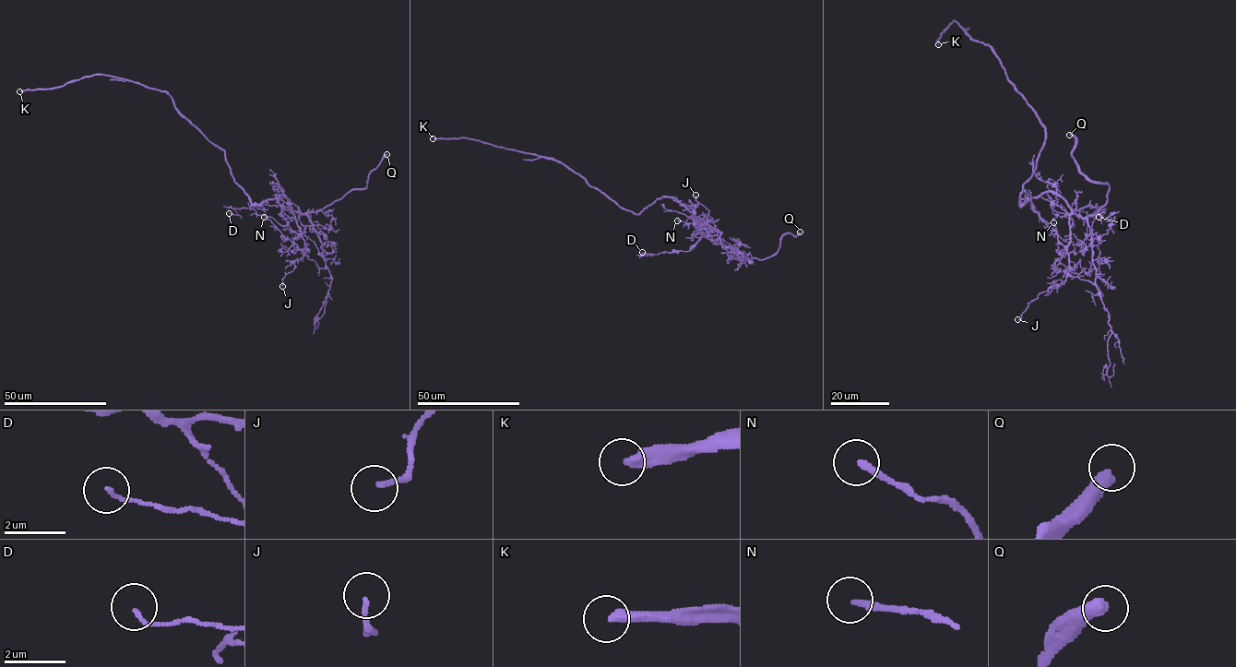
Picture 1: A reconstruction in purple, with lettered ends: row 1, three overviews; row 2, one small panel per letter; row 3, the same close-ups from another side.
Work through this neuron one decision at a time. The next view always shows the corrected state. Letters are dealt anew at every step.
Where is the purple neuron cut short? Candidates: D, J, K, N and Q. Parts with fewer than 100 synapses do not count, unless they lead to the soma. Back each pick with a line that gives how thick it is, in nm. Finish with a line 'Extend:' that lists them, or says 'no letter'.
K: calibre 360 nm
Q: calibre 440 nm
Extend: K, Q

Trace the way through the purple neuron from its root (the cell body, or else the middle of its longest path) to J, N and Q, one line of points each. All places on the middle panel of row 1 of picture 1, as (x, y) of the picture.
J: (644, 209), (657, 199), (671, 196), (698, 220), (704, 232), (719, 231), (707, 224), (709, 210), (695, 195)
N: (644, 209), (657, 199), (671, 196), (698, 220), (704, 232), (714, 231), (677, 220)
Q: (644, 209), (657, 199), (671, 196), (698, 220), (704, 233), (748, 258), (772, 256), (783, 235), (800, 232)

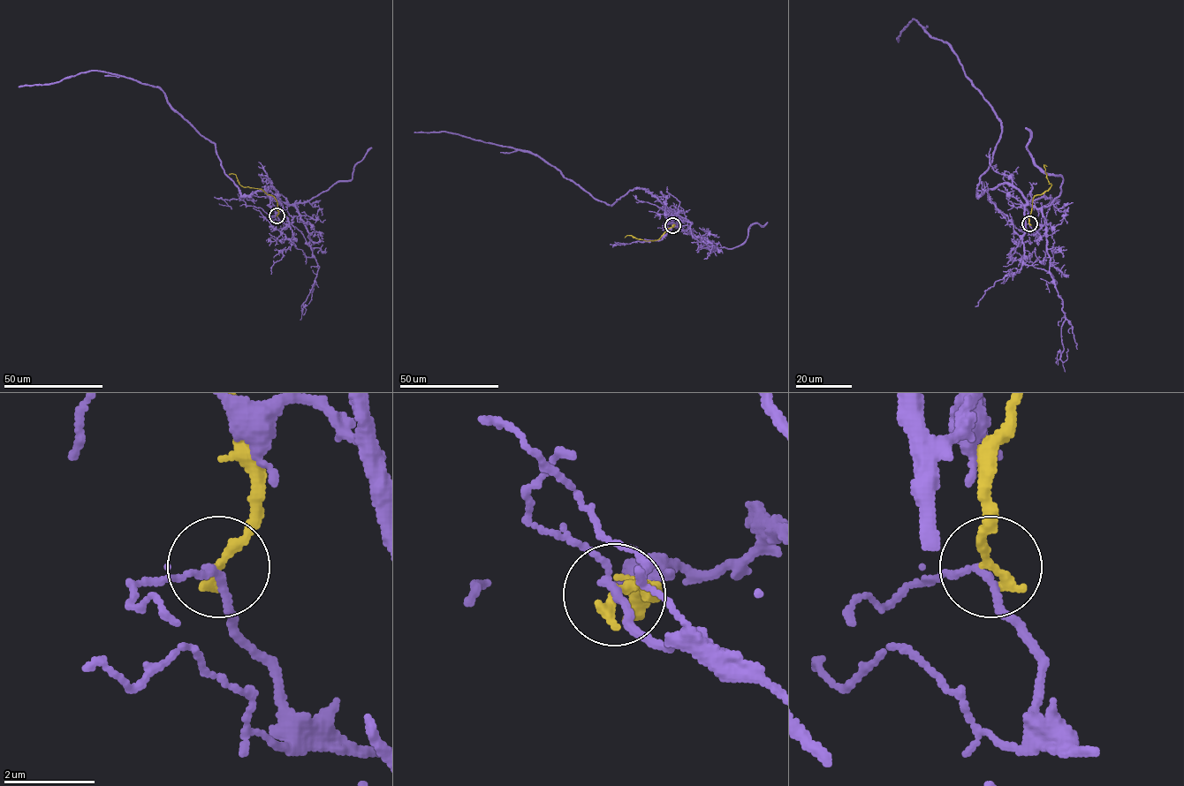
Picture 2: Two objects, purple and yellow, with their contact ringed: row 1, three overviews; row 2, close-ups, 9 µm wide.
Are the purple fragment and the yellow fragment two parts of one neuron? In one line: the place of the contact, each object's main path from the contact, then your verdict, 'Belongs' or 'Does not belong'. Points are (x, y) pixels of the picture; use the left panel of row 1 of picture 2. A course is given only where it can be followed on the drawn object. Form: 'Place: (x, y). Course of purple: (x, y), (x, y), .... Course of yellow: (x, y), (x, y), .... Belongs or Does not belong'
Place: (277, 215). Course of purple: (277, 215), (290, 224), (299, 212), (271, 186), (242, 195), (216, 145), (157, 87), (94, 71), (18, 86). Course of yellow: (277, 215), (277, 203), (271, 195), (256, 188), (243, 187), (235, 174), (229, 175). Does not belong

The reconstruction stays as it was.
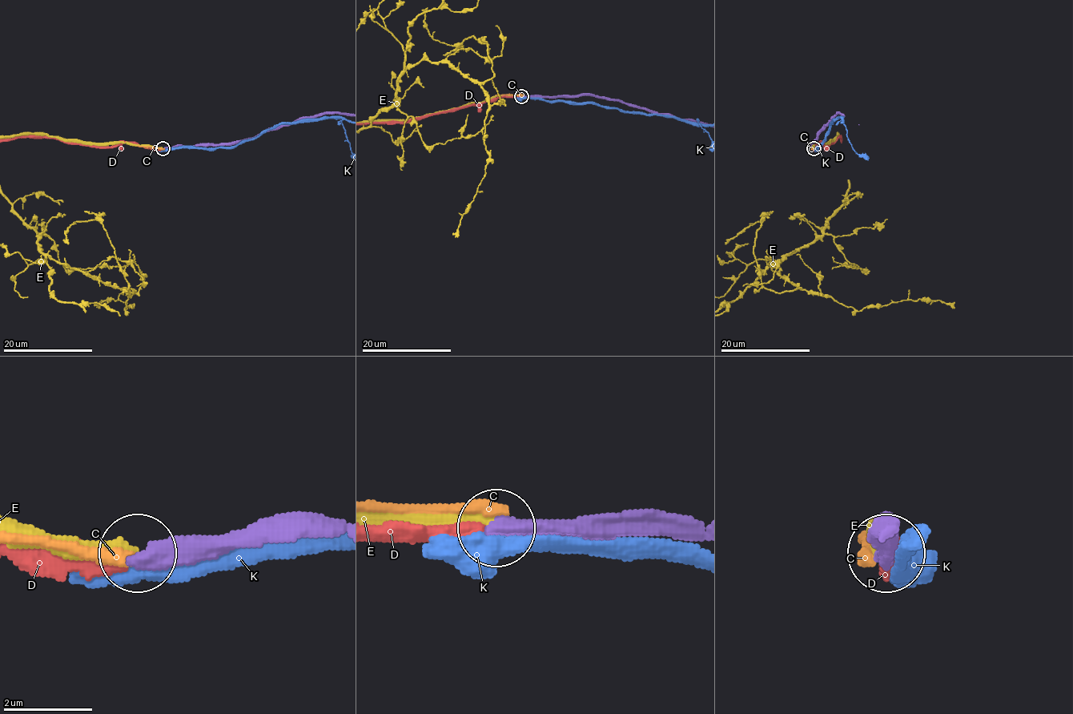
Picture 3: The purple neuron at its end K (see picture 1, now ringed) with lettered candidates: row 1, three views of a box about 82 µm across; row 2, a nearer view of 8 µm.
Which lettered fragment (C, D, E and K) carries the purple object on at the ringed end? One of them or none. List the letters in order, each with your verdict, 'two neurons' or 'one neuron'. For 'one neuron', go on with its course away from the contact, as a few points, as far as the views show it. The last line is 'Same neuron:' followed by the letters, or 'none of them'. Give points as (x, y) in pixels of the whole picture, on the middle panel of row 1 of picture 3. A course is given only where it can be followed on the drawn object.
C: two neurons
D: two neurons
E: one neuron
K: two neurons
Same neuron: E

